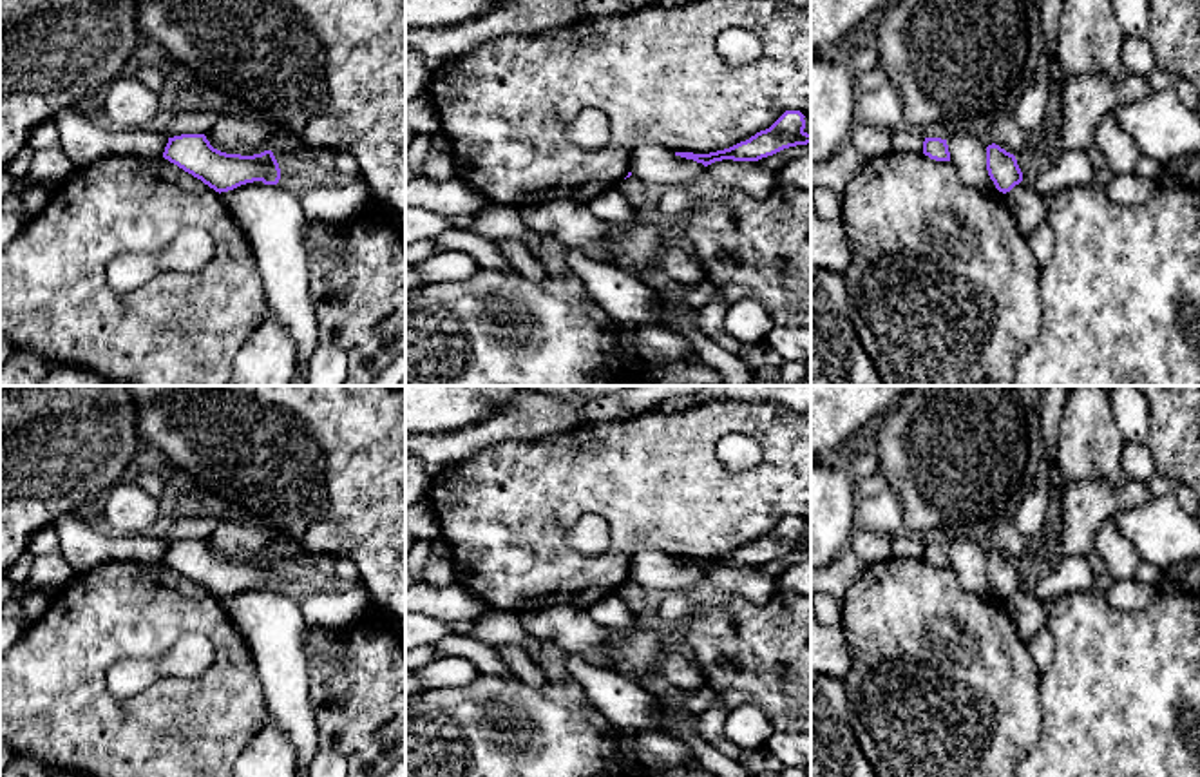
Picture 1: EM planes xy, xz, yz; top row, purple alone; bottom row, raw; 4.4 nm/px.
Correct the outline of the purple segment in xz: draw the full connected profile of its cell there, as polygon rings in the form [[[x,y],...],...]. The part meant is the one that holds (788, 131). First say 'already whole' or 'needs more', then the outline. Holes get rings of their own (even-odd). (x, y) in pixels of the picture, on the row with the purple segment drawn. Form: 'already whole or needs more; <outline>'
already whole; [[[786,110],[769,129],[757,132],[746,141],[740,141],[729,149],[693,154],[693,152],[675,152],[675,156],[693,159],[704,167],[722,161],[758,161],[762,158],[773,156],[784,149],[811,143],[811,132],[805,129],[805,116],[800,110]]]

